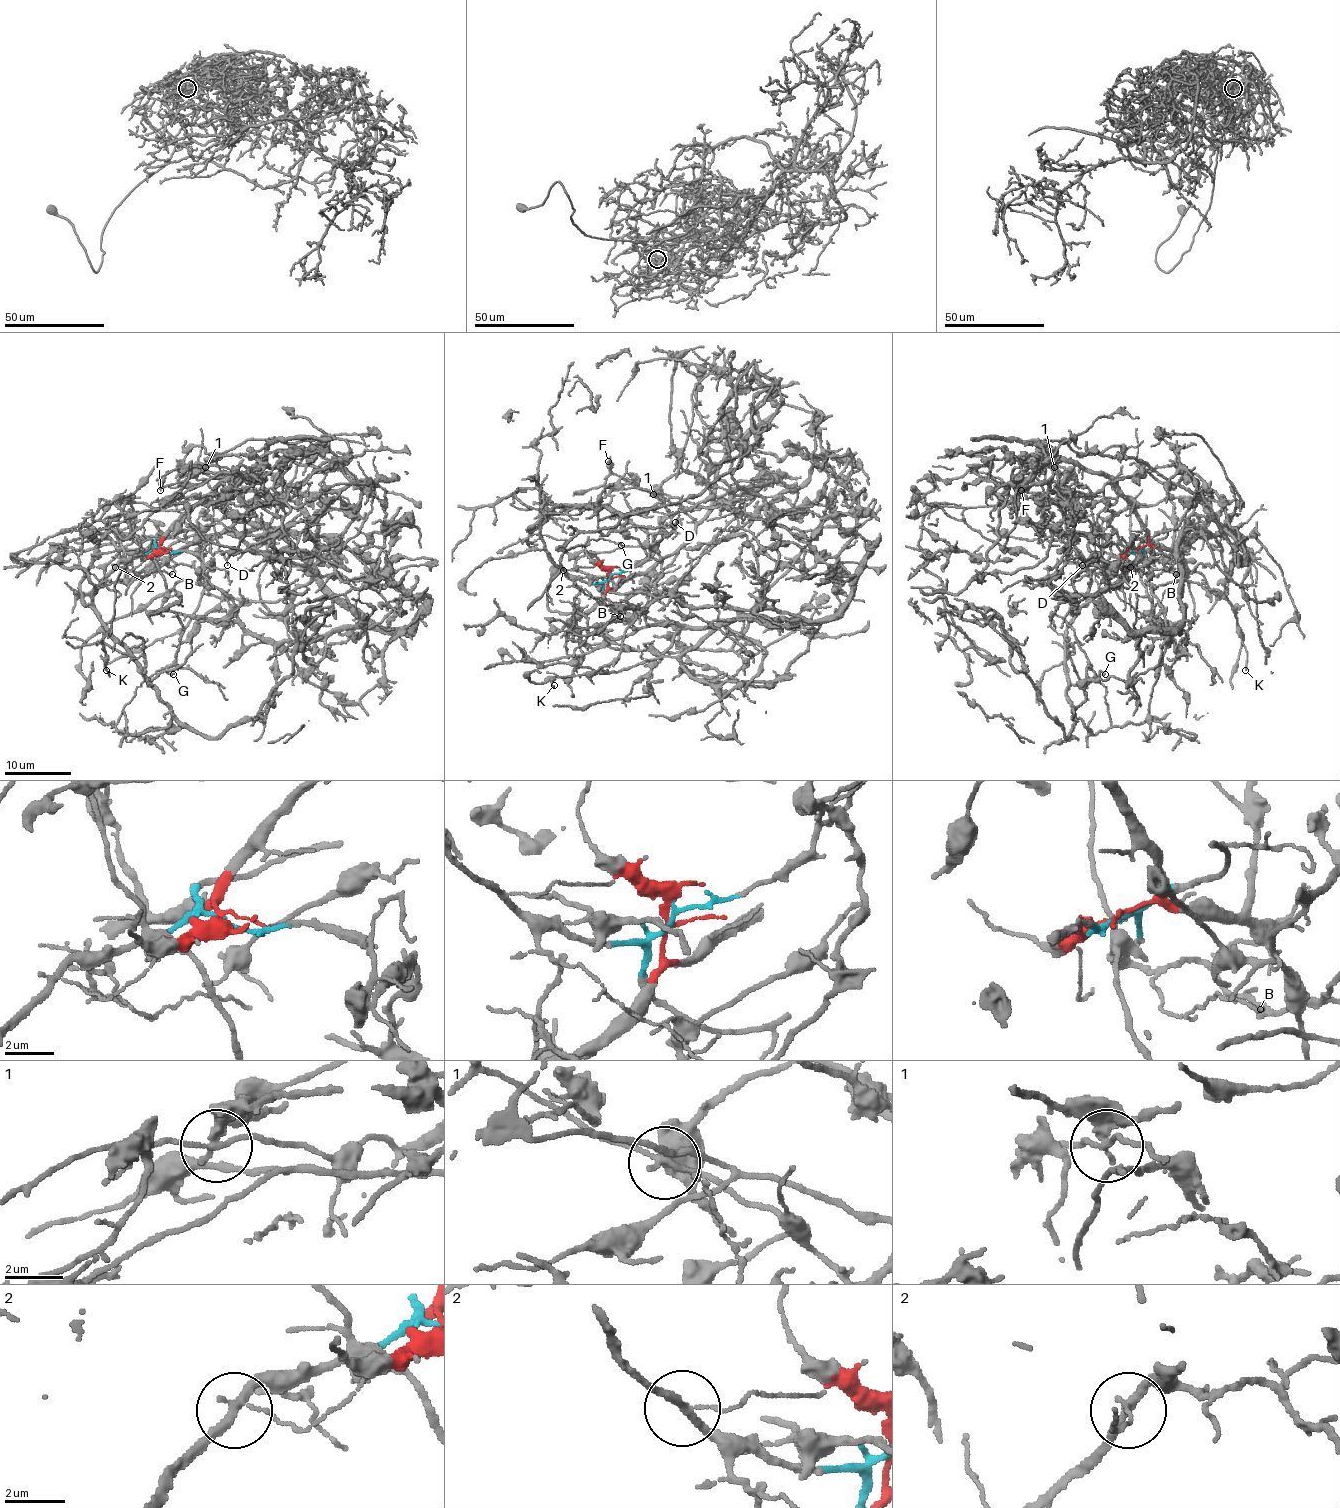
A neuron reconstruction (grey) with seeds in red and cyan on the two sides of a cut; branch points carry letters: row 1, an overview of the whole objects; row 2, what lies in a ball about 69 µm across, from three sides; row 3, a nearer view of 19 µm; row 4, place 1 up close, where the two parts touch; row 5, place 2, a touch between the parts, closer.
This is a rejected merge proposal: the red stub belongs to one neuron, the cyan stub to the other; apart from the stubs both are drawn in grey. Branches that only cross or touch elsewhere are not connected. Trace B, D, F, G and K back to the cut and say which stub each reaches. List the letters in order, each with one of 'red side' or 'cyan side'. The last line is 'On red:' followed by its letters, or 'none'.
B: cyan side
D: cyan side
F: red side
G: cyan side
K: red side
On red: F, K

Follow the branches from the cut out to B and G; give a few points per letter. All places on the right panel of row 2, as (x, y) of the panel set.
B: (1136, 550), (1143, 550), (1140, 557), (1151, 575), (1163, 570), (1176, 573)
G: (1136, 550), (1067, 630), (1067, 701), (1092, 734), (1110, 726), (1105, 674)

